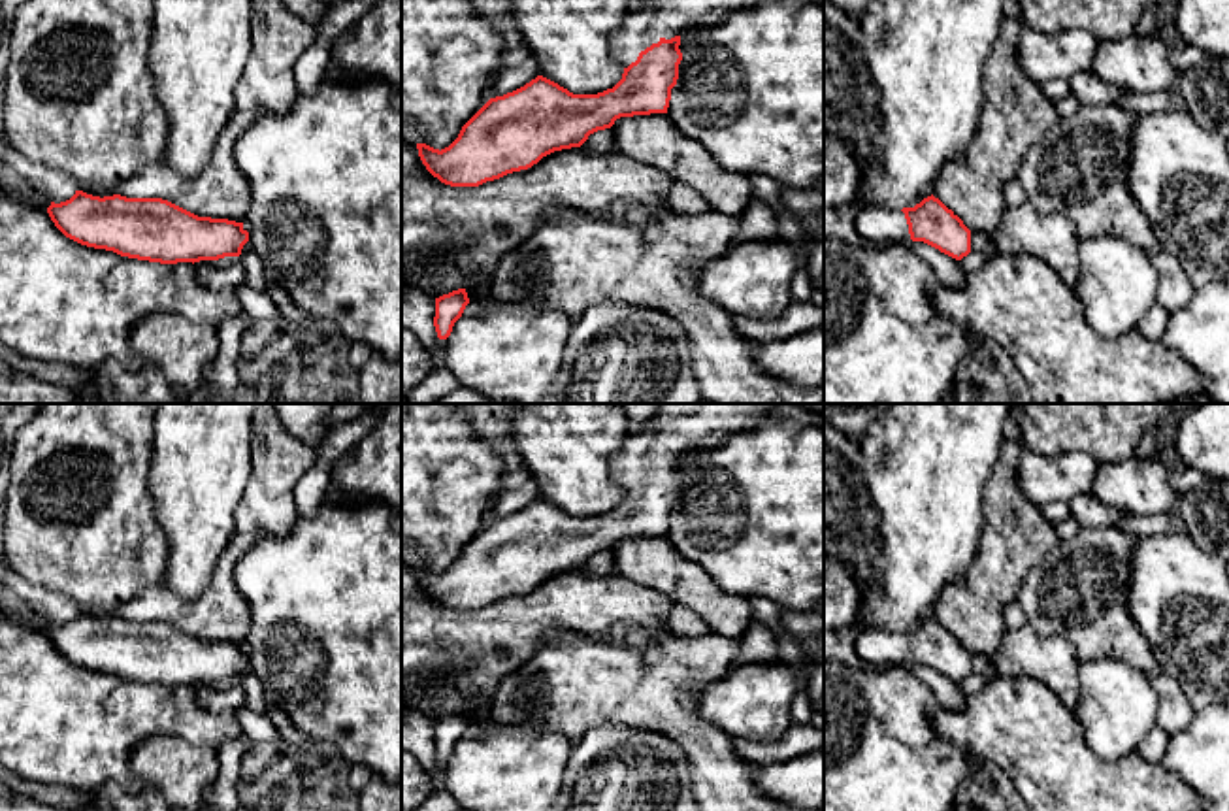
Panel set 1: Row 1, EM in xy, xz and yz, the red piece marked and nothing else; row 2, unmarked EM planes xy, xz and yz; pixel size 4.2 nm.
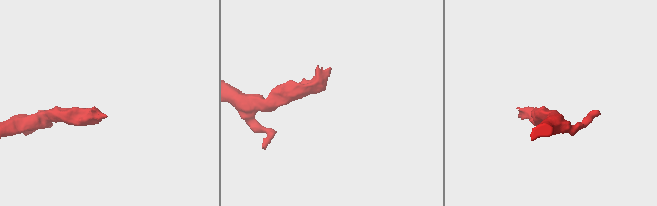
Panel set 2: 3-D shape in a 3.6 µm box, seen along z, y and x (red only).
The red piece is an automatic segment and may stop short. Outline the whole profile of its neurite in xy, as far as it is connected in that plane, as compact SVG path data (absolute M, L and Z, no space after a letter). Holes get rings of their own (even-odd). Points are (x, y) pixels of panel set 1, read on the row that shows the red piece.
M75 190L66 202L51 202L47 213L66 238L81 245L160 264L194 264L200 260L239 257L243 245L249 241L243 223L198 217L162 198L126 198L121 194L100 198Z

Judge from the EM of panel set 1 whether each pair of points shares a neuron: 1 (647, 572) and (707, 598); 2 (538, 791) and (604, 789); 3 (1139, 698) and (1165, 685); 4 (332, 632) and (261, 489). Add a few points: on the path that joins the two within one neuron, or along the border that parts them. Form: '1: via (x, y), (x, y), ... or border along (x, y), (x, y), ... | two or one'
1: via (662, 572), (681, 574), (692, 585) | one
2: border along (572, 747), (558, 791) | two
3: border along (1148, 678), (1156, 695), (1156, 725) | two
4: border along (298, 517), (285, 536), (262, 538), (244, 555) | two

